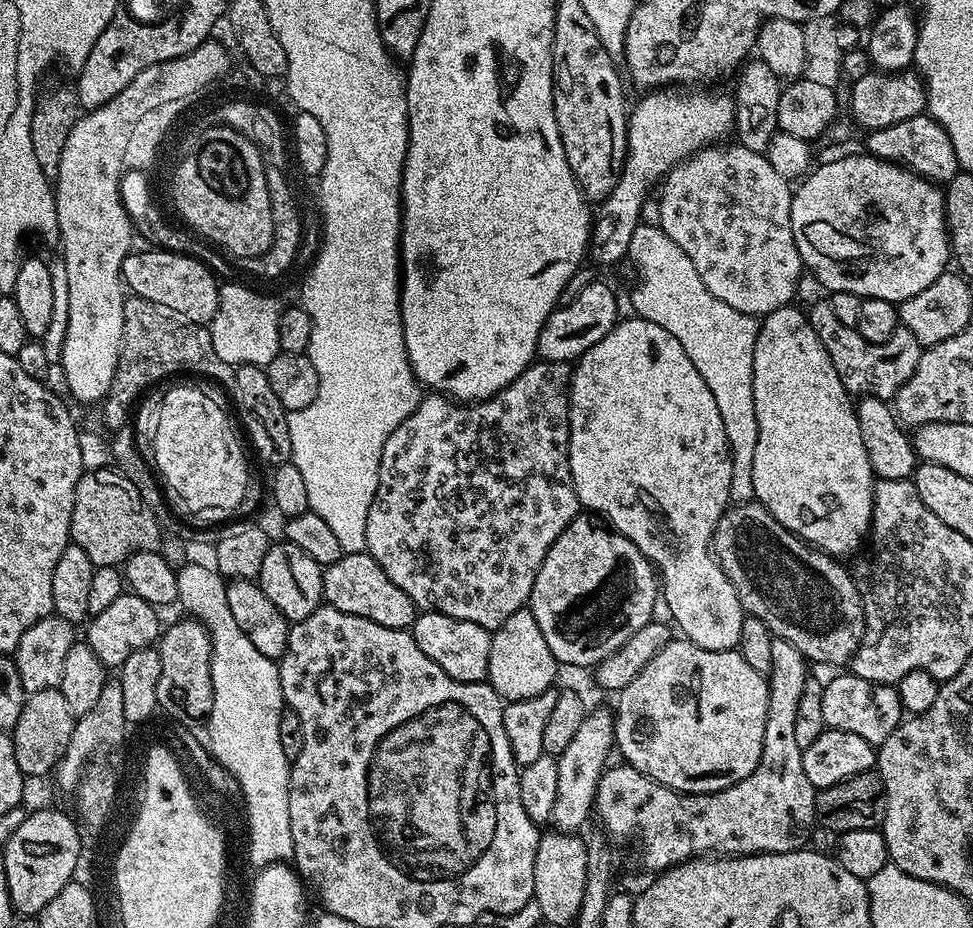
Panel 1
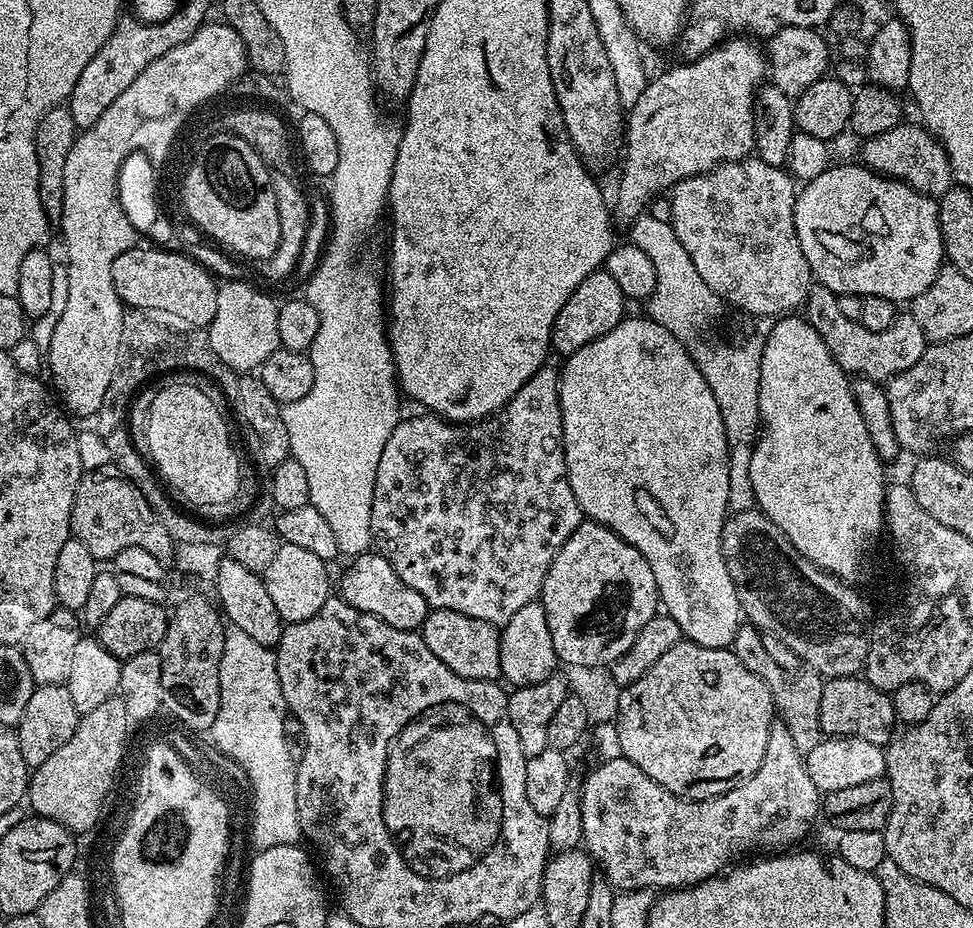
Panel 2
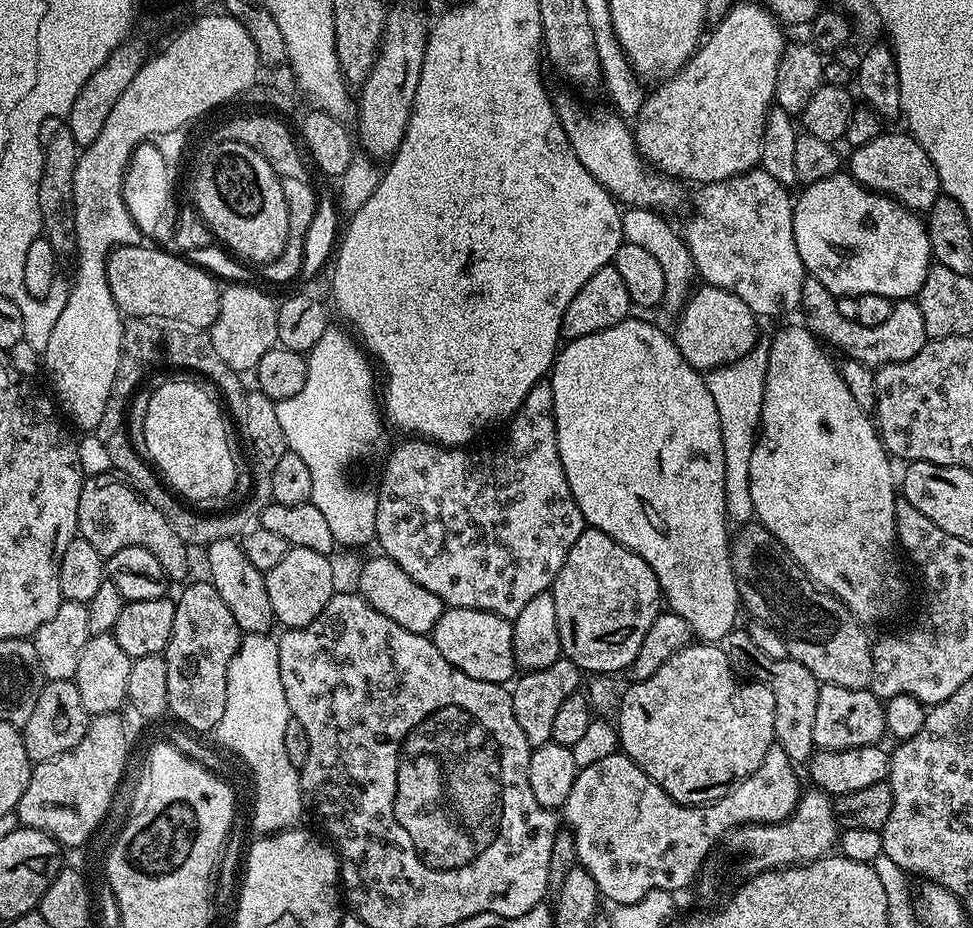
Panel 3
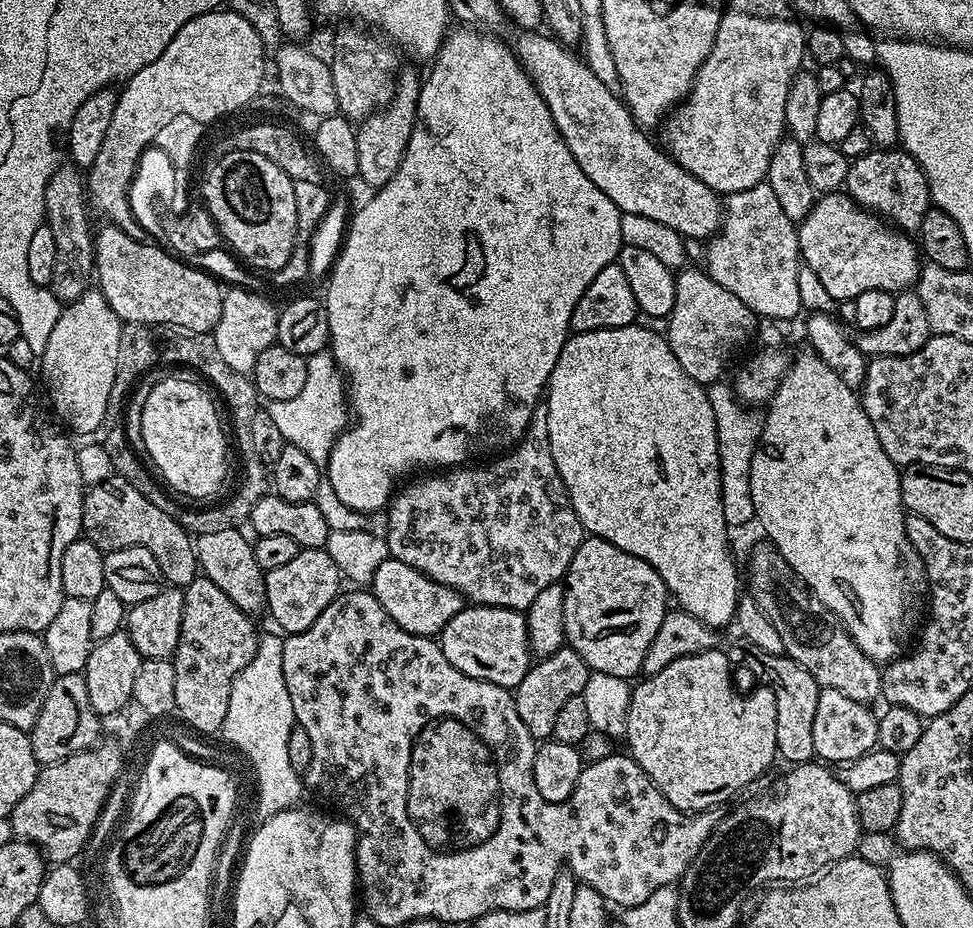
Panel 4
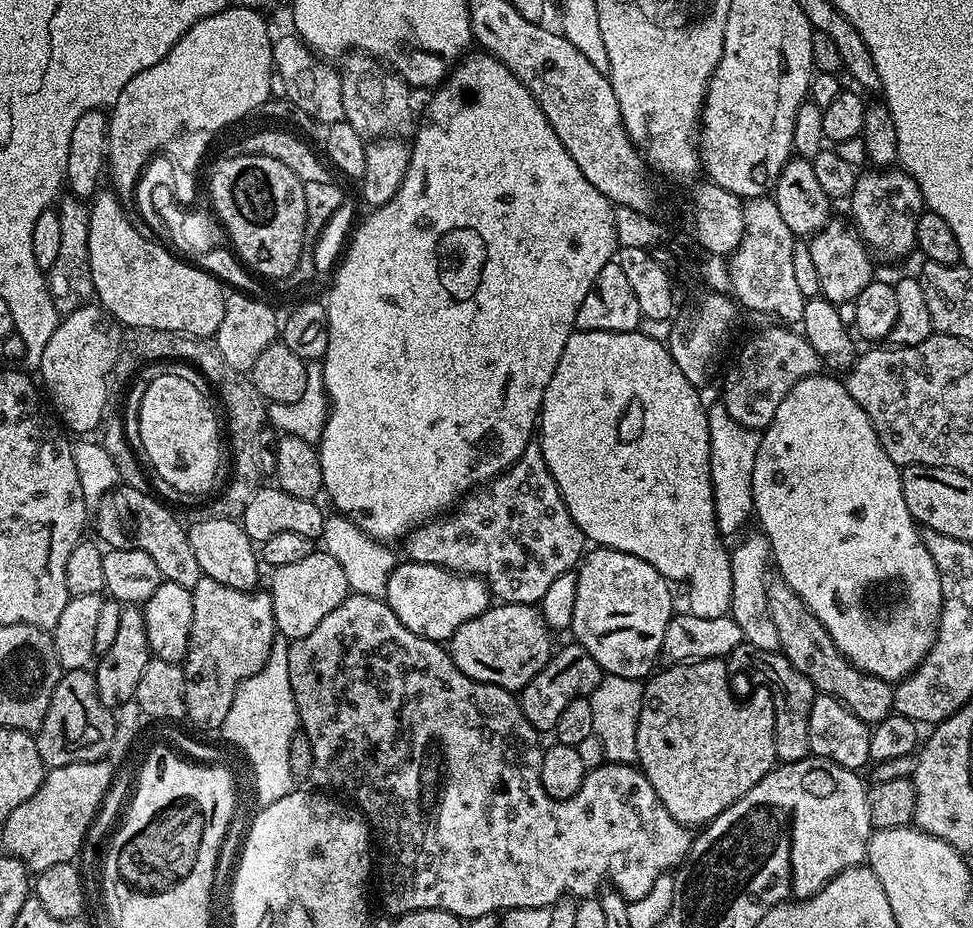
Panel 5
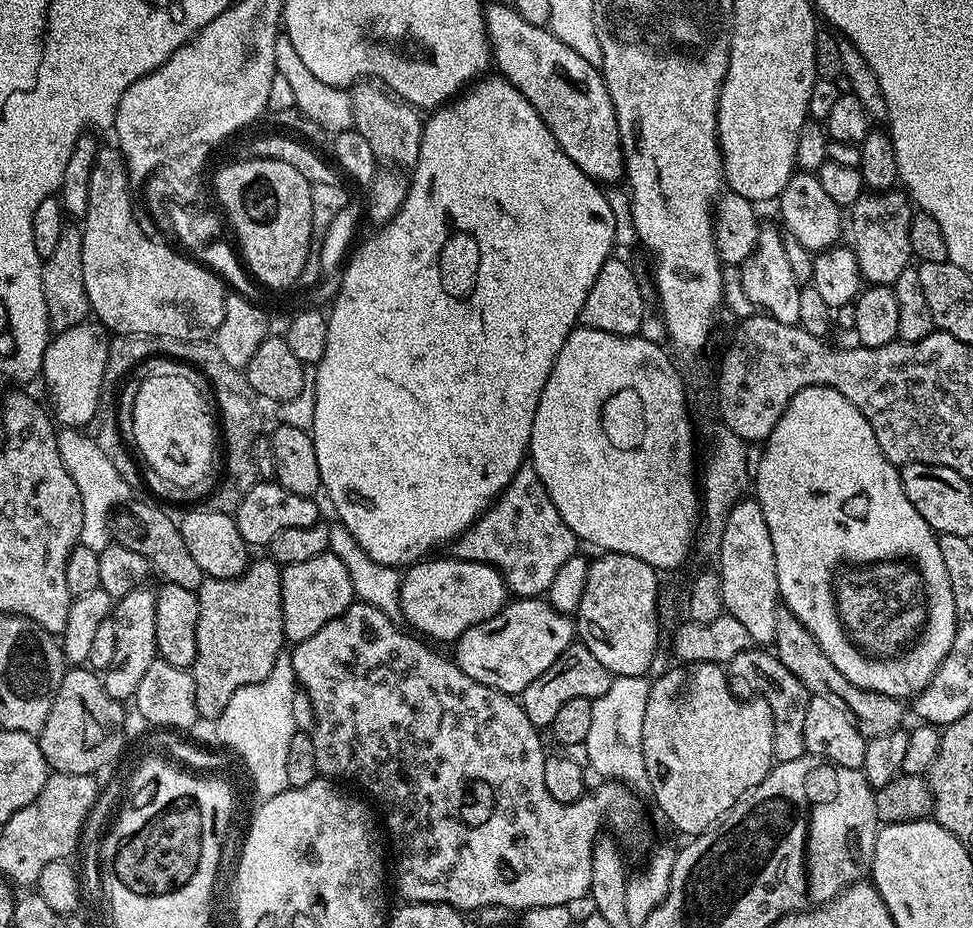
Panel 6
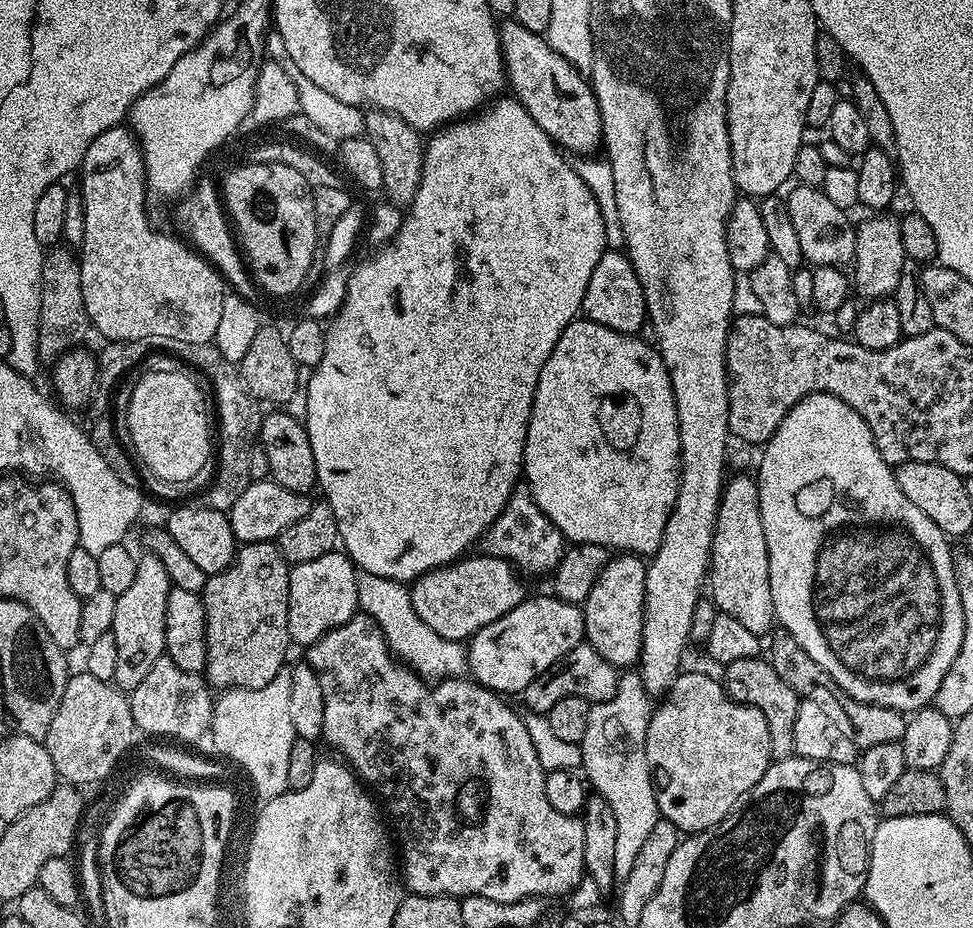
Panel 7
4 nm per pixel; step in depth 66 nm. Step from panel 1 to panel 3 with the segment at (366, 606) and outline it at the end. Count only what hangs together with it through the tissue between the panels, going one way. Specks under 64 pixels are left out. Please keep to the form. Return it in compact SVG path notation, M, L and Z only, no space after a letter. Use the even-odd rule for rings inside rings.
M376 554L373 560L368 560L361 566L358 592L369 606L378 610L378 614L386 614L386 618L398 622L398 626L419 636L431 633L446 607L438 594L430 594L426 586L418 586L418 582L414 582L414 578L410 578L410 574L398 566L398 562L383 554Z

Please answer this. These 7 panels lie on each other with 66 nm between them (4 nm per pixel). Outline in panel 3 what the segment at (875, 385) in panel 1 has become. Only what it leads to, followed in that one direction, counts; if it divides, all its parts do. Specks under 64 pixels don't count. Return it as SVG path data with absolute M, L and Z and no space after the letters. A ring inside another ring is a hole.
M805 275L800 308L808 319L805 320L807 327L811 328L817 337L823 338L829 345L832 343L838 351L844 352L840 354L849 360L867 364L873 370L881 364L906 362L914 358L914 354L918 354L918 350L922 350L922 346L930 339L926 334L926 321L922 318L922 310L915 299L895 301L890 310L890 318L886 318L886 322L878 326L862 326L857 320L842 318L842 313L836 305L836 297L833 292L826 290L826 286L822 286L822 282L818 282L818 278Z

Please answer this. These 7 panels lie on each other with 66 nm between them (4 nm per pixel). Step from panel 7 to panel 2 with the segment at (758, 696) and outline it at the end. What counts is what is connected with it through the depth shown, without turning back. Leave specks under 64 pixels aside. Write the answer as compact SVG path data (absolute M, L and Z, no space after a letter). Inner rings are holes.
M742 622L730 645L732 653L738 658L738 662L742 662L742 666L746 666L746 670L750 670L750 674L758 674L758 678L766 682L779 723L784 724L786 730L790 730L790 739L794 742L794 746L798 746L800 753L806 754L814 750L814 746L818 746L820 740L825 739L820 722L822 687L807 688L806 677L800 676L801 674L792 675L782 670L782 666L778 666L778 662L770 658L770 650L766 650L764 637L765 633L755 628L753 624Z

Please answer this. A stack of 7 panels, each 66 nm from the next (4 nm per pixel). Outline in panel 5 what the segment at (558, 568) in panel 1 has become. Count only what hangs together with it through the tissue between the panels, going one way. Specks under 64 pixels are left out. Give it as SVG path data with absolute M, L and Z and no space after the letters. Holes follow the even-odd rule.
M599 546L585 551L575 573L578 590L570 629L571 635L576 635L575 643L581 644L607 675L643 681L657 667L662 638L674 615L670 581L634 554Z

